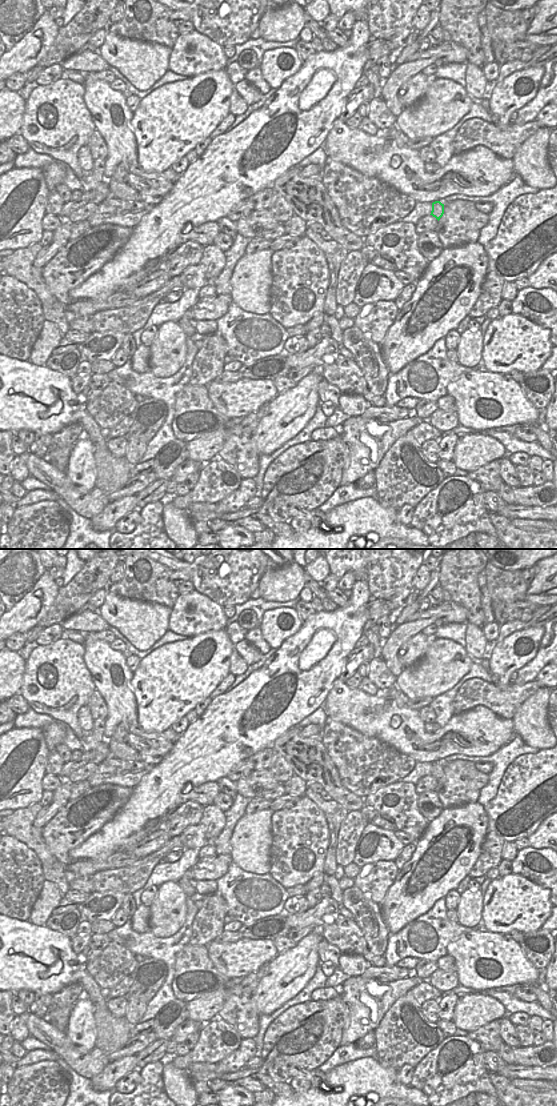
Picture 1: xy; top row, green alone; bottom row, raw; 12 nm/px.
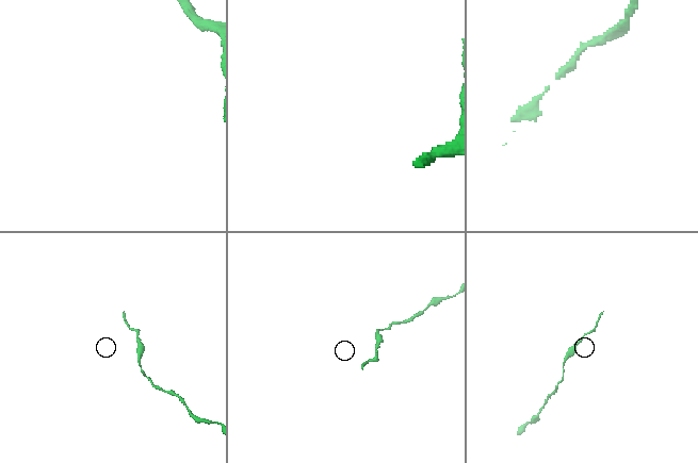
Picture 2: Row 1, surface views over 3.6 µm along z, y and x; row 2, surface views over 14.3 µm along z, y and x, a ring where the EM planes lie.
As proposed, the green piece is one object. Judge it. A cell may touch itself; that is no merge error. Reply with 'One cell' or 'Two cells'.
One cell.

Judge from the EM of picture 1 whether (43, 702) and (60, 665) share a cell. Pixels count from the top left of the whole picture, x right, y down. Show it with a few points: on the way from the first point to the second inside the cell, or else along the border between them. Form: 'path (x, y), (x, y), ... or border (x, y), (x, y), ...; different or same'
path (52, 693), (60, 685), (60, 674); same

